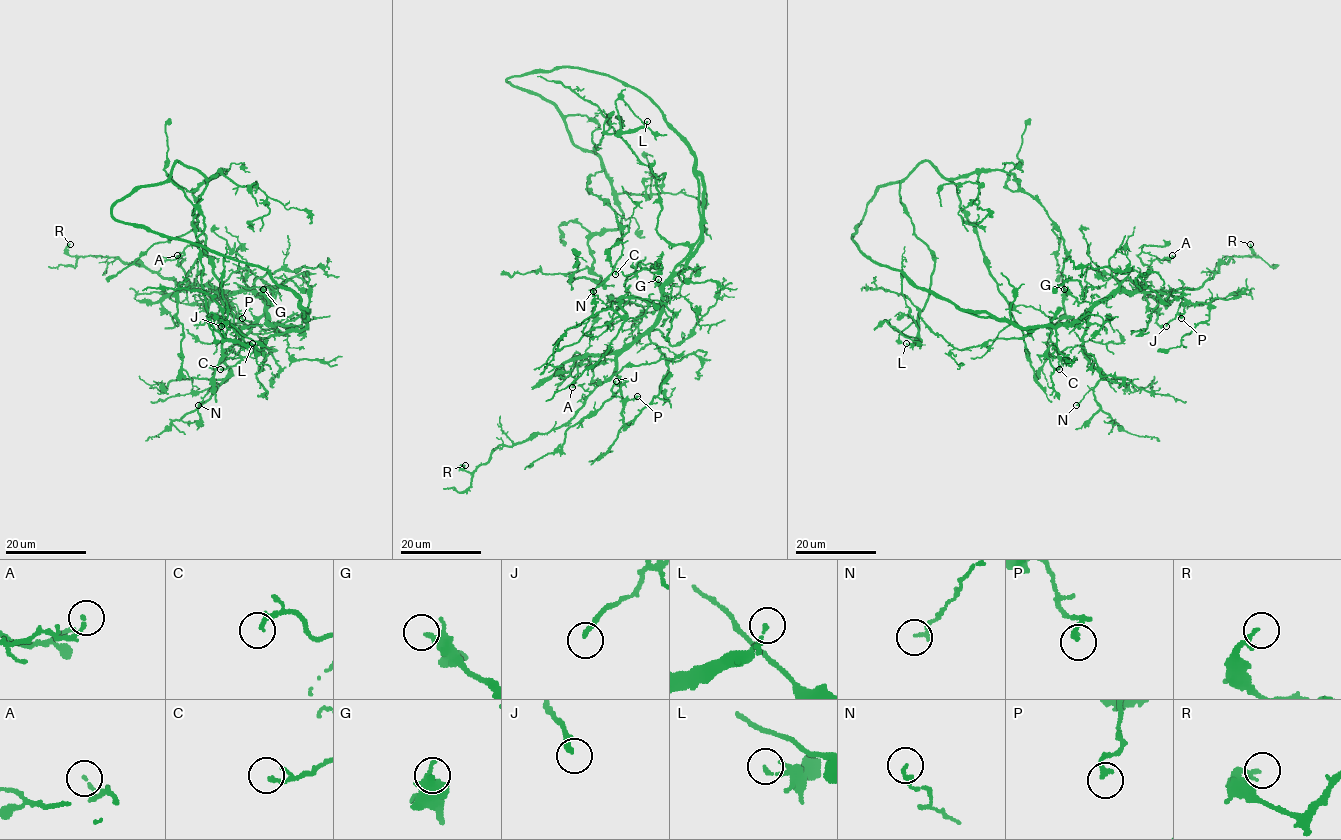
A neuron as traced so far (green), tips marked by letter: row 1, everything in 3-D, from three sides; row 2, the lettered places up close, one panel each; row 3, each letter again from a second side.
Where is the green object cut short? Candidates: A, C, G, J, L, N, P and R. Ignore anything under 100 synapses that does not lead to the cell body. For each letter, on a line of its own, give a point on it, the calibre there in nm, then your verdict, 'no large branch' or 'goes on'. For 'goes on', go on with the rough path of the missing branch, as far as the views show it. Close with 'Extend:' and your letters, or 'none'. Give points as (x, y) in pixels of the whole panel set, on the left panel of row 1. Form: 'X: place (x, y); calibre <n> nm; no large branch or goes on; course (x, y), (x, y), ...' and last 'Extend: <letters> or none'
A: place (177, 255); calibre 130 nm; no large branch
C: place (220, 369); calibre 170 nm; no large branch
G: place (263, 289); calibre 240 nm; no large branch
J: place (221, 326); calibre 190 nm; no large branch
L: place (252, 343); calibre 160 nm; no large branch
N: place (198, 405); calibre 140 nm; no large branch
P: place (242, 318); calibre 190 nm; no large branch
R: place (70, 244); calibre 170 nm; no large branch
Extend: none

